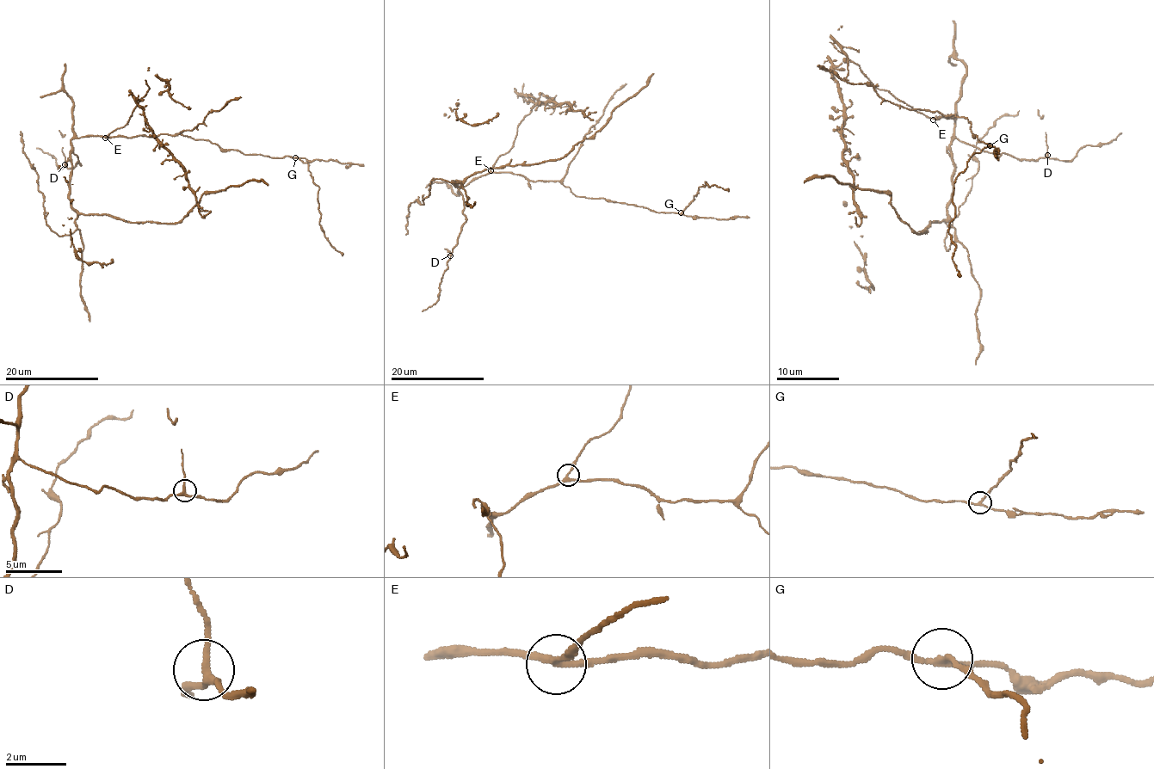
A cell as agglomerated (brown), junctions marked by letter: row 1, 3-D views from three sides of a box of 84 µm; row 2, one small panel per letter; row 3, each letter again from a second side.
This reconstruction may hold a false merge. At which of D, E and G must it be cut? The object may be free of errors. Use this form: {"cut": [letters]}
{"cut": ["G"]}

